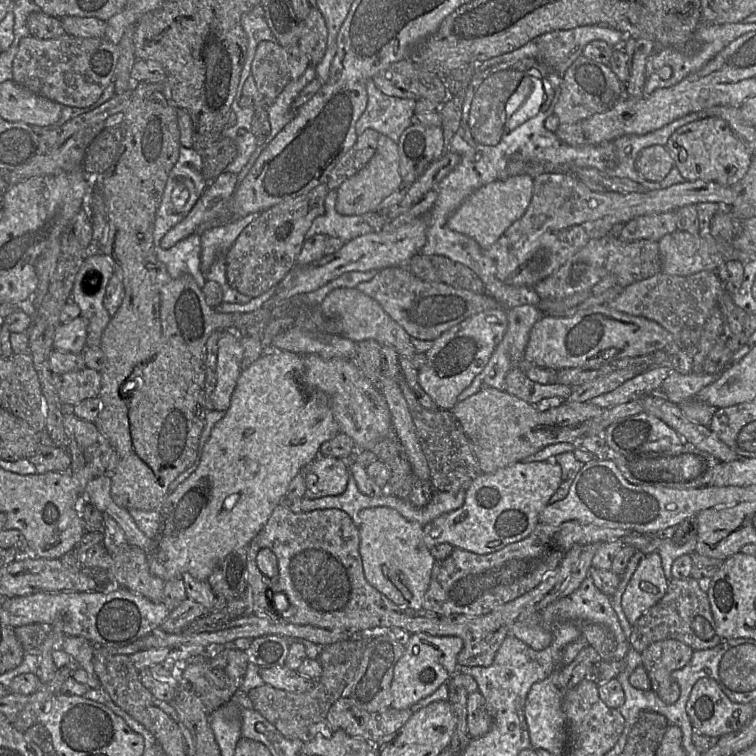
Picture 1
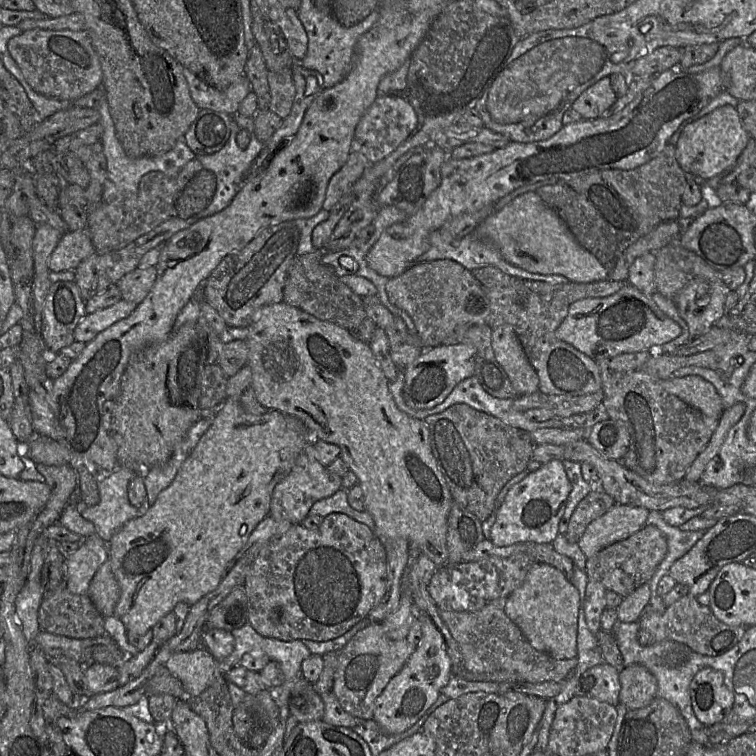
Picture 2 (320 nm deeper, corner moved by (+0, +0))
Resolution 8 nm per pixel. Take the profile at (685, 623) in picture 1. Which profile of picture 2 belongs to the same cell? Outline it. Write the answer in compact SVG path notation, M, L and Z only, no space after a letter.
M691 595L666 607L662 613L654 611L649 603L638 623L637 639L641 646L671 641L687 646L693 653L708 657L718 657L731 650L740 642L746 631L743 626L725 625L714 616L708 605L701 605L697 598Z

